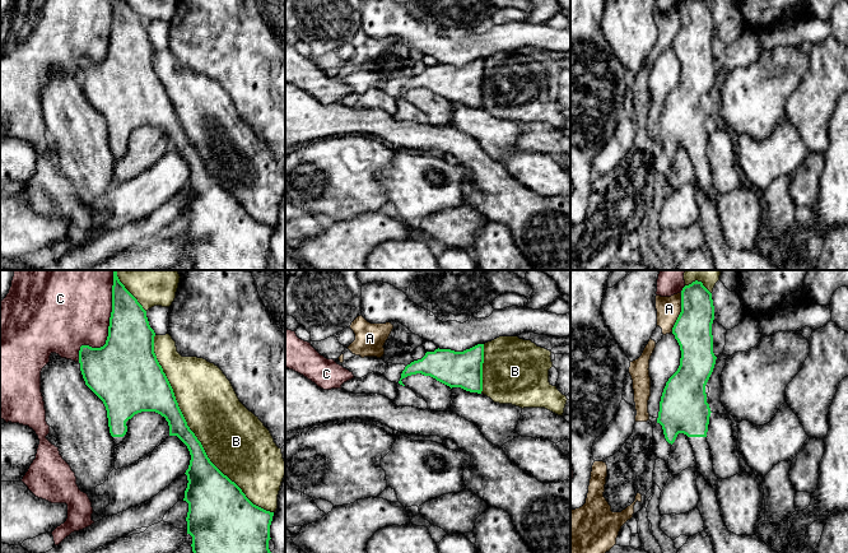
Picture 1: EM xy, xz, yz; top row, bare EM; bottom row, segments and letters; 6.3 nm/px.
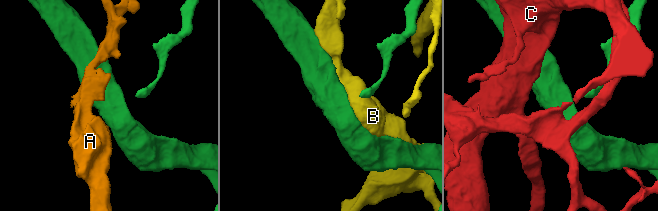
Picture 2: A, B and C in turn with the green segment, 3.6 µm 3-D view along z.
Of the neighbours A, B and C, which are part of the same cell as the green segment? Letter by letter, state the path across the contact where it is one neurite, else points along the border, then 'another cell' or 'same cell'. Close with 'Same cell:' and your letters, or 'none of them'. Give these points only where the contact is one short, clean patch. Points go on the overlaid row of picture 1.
A: border along yz (681, 293), (681, 311), (671, 331); another cell
B: another cell
C: another cell
Same cell: none of them

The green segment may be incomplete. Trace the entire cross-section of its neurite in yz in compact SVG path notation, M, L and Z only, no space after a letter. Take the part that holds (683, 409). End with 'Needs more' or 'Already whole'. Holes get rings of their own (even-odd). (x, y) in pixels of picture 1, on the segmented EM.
M698 280L685 285L681 291L681 312L672 327L681 350L680 366L666 382L657 423L671 445L679 433L688 436L698 473L716 489L719 479L713 471L707 442L712 412L705 394L717 359L713 353L713 320L712 293Z. Needs more

